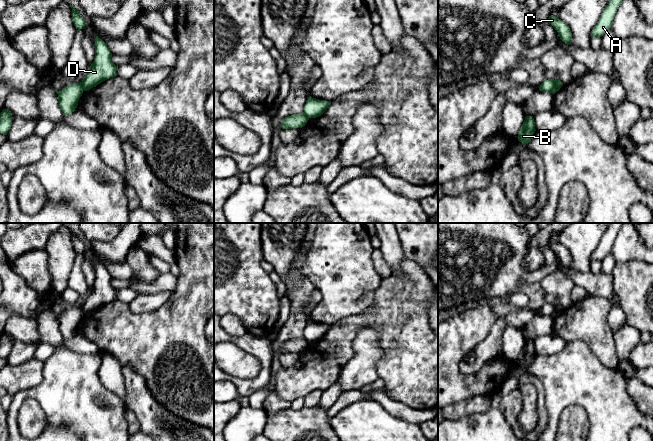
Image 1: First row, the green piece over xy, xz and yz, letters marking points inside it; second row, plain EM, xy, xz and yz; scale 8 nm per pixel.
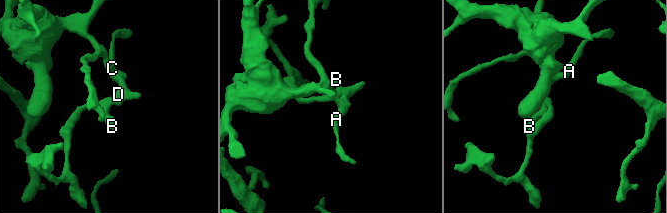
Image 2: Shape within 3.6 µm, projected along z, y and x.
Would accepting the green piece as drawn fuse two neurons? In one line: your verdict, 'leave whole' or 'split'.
split

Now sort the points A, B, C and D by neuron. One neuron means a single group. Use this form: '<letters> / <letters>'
A C D / B

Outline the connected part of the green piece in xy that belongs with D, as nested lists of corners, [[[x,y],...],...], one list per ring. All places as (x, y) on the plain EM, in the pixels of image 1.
[[[98,260],[95,263],[95,281],[82,304],[83,314],[96,311],[101,306],[117,300],[117,290],[112,286],[112,277],[107,268]]]

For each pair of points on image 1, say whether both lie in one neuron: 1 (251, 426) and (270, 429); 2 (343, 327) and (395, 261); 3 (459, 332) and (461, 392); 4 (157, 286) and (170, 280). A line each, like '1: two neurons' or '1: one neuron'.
1: two neurons
2: two neurons
3: one neuron
4: one neuron

